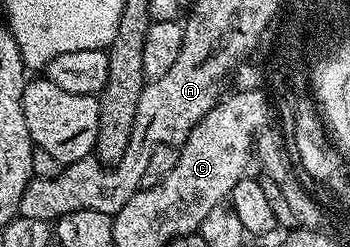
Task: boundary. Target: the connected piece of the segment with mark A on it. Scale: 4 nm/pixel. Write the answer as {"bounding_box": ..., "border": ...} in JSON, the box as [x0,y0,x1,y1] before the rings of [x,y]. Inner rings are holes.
{"bounding_box":[19,25,253,223],"border":[[[239,25],[229,31],[215,31],[211,37],[199,37],[199,43],[197,37],[193,37],[189,45],[181,43],[181,51],[173,67],[160,78],[148,80],[144,84],[141,99],[137,103],[137,115],[133,119],[133,131],[129,135],[129,145],[125,147],[125,155],[121,155],[114,168],[108,168],[92,155],[66,166],[63,173],[57,175],[57,179],[35,177],[25,187],[25,195],[21,195],[19,216],[53,223],[61,215],[69,215],[69,211],[85,209],[113,217],[122,209],[143,185],[145,167],[149,167],[149,155],[153,155],[153,151],[162,145],[179,147],[183,144],[206,113],[218,104],[224,92],[223,80],[230,75],[231,69],[238,70],[244,53],[253,49],[247,33]]]}

